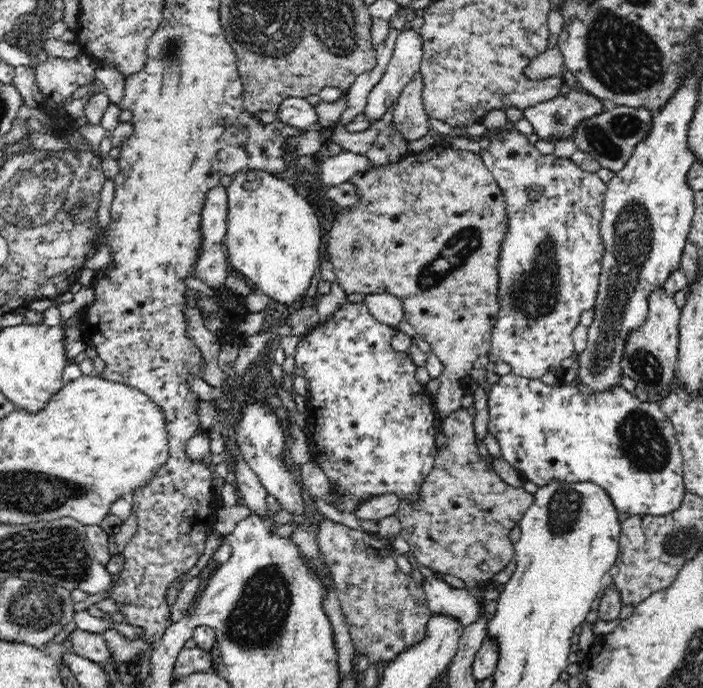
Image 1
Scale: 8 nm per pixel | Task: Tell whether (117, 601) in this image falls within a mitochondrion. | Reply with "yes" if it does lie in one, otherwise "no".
no

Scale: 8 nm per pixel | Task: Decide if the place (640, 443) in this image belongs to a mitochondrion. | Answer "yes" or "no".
yes

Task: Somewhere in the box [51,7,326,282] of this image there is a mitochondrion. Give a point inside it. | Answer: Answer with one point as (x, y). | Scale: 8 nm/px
(172, 47)

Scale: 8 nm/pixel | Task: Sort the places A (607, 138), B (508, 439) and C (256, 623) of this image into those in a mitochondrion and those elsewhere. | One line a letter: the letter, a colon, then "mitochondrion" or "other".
A: mitochondrion
B: other
C: mitochondrion

